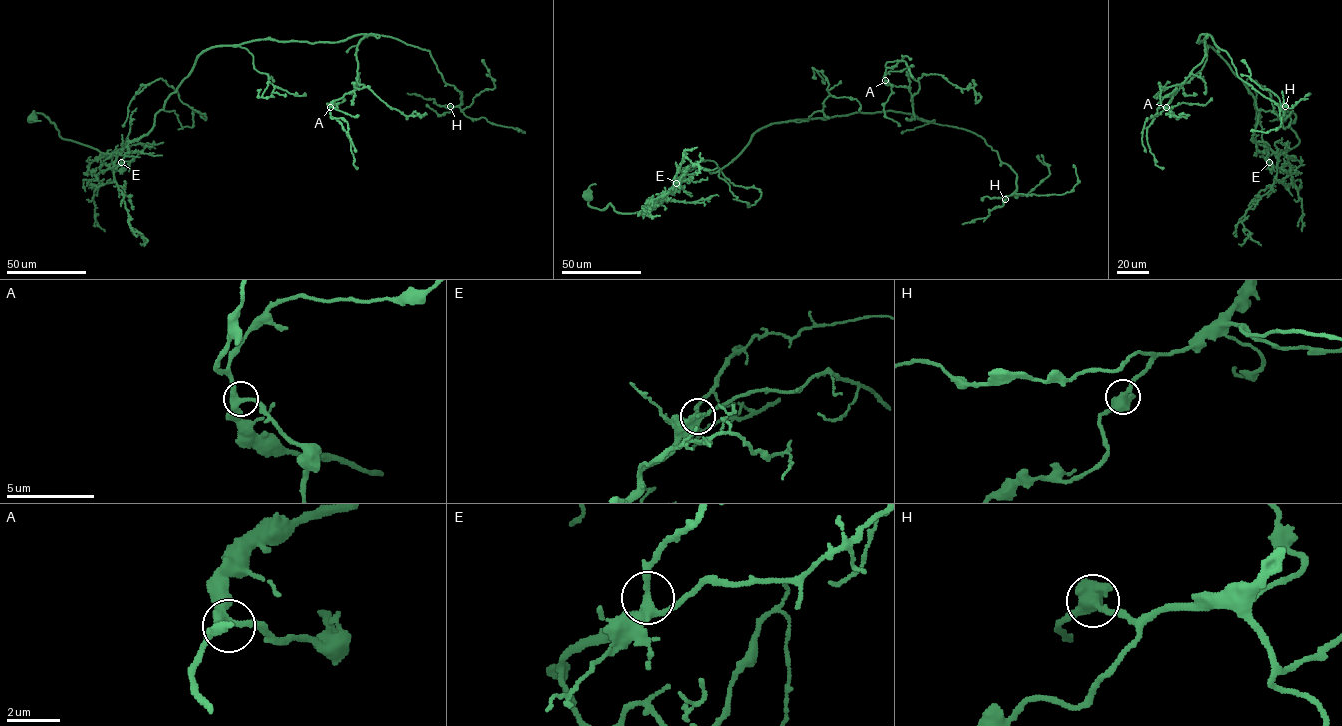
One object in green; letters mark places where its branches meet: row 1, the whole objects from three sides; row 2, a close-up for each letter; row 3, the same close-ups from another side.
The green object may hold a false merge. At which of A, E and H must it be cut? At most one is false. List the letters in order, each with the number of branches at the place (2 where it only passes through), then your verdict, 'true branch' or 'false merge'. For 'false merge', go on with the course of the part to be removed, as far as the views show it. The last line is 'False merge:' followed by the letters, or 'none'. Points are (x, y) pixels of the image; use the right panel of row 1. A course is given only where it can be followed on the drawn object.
A: branches 3; true branch
E: branches 3; true branch
H: branches 3; true branch
False merge: none

